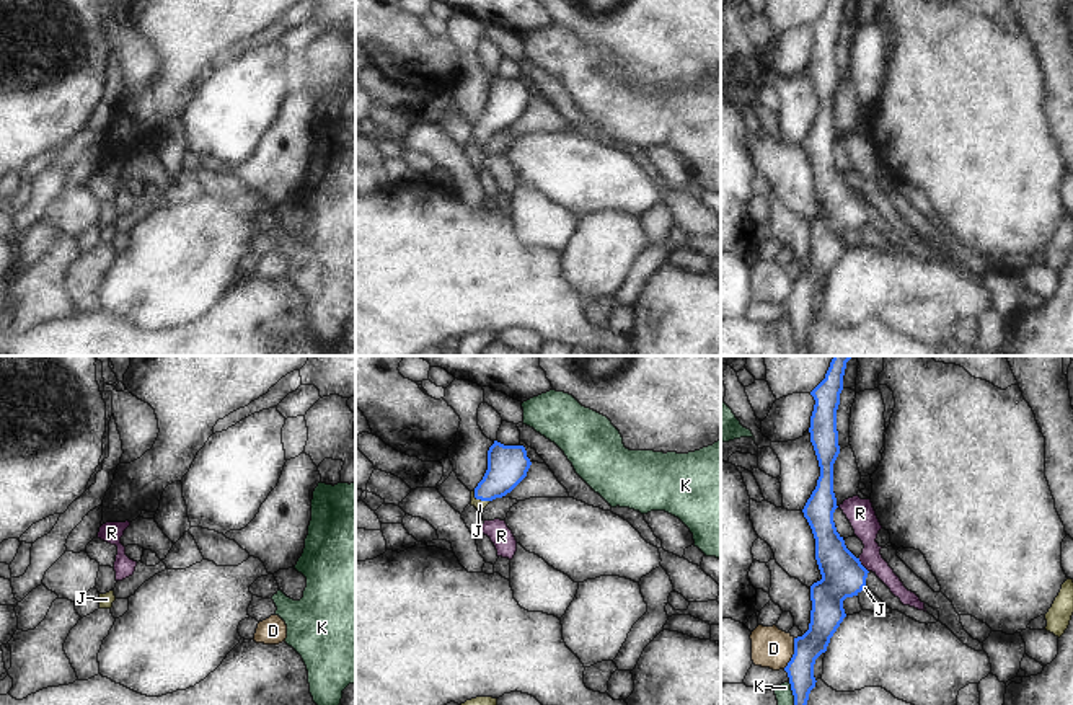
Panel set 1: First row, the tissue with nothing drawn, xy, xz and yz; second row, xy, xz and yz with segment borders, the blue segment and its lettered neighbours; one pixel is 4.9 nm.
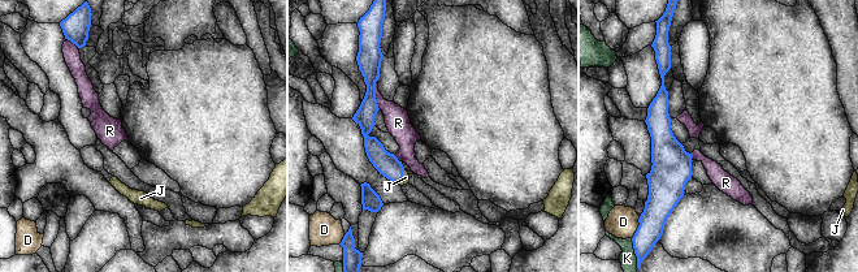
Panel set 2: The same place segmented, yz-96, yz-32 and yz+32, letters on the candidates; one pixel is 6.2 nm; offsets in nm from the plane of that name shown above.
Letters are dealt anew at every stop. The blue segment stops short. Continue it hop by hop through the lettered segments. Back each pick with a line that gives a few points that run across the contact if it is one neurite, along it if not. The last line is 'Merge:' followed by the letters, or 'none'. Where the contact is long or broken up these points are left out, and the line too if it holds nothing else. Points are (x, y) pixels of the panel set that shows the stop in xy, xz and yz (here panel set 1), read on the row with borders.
J: line xz (507, 465), (504, 474), (480, 498), (480, 505)
Merge: J

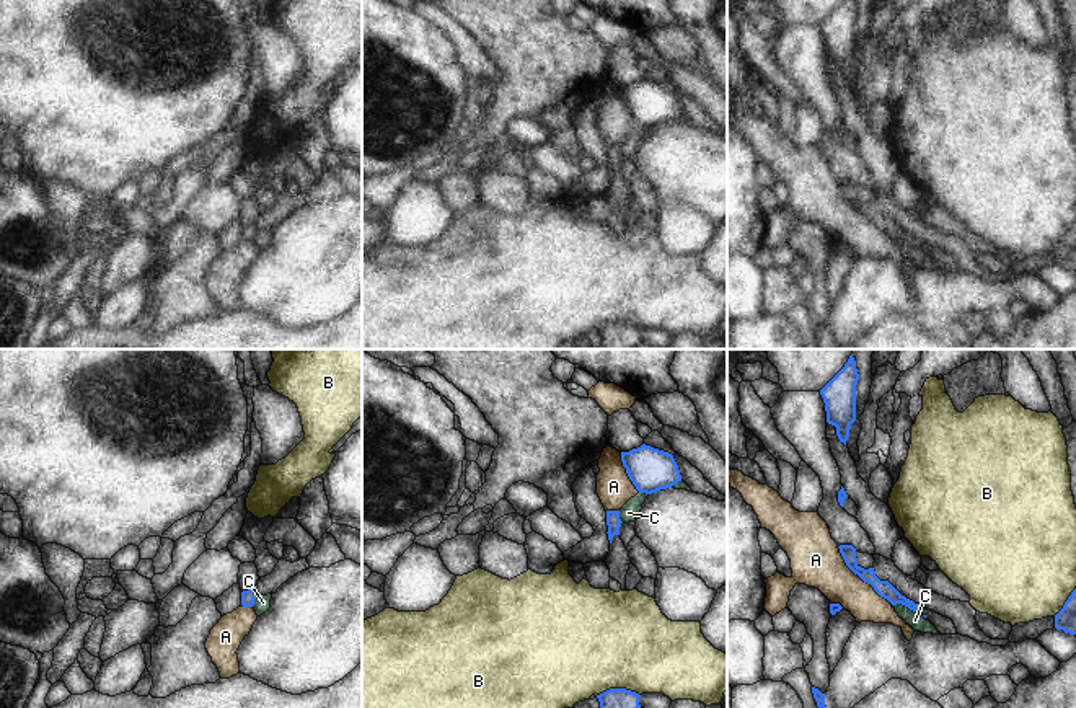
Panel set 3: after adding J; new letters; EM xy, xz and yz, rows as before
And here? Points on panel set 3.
Merge: none

